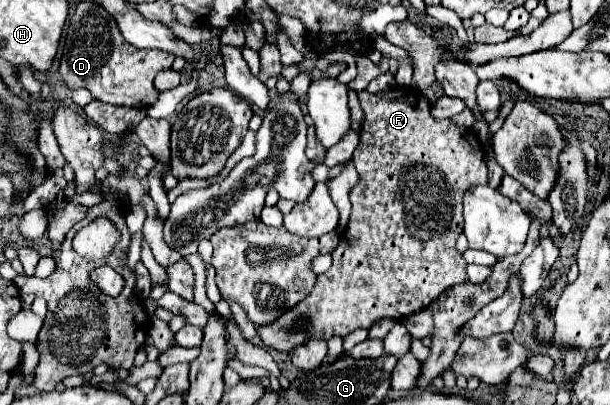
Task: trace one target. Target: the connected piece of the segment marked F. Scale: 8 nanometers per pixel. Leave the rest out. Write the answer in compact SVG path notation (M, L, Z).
M395 86L395 88L391 88L387 92L379 92L379 94L359 92L359 102L361 102L361 108L365 112L365 120L363 120L363 128L361 128L361 134L359 134L359 146L355 148L353 158L351 158L355 168L357 168L357 172L359 172L359 182L349 192L353 210L351 210L351 216L349 216L347 230L343 232L343 236L339 238L337 248L333 250L333 264L331 264L331 268L317 276L317 284L311 290L311 294L307 298L303 298L299 304L295 304L293 308L285 310L275 322L265 324L265 326L257 326L257 336L261 338L263 346L269 346L269 348L275 348L275 350L281 350L281 352L293 352L295 346L299 346L303 342L309 342L313 338L323 338L323 340L329 340L333 336L341 336L343 338L345 334L349 334L349 332L353 332L357 328L369 328L373 322L377 322L381 318L403 320L405 316L427 308L445 290L453 288L455 284L463 284L463 282L469 280L467 272L465 272L467 262L465 262L463 254L457 252L455 242L457 242L457 236L463 232L463 194L469 188L473 188L473 186L487 184L487 164L485 164L485 148L483 148L483 144L479 142L479 138L475 136L473 130L469 130L469 128L463 130L461 126L457 126L451 120L435 118L431 114L429 100L419 90L415 90L411 86L405 86L405 88Z

